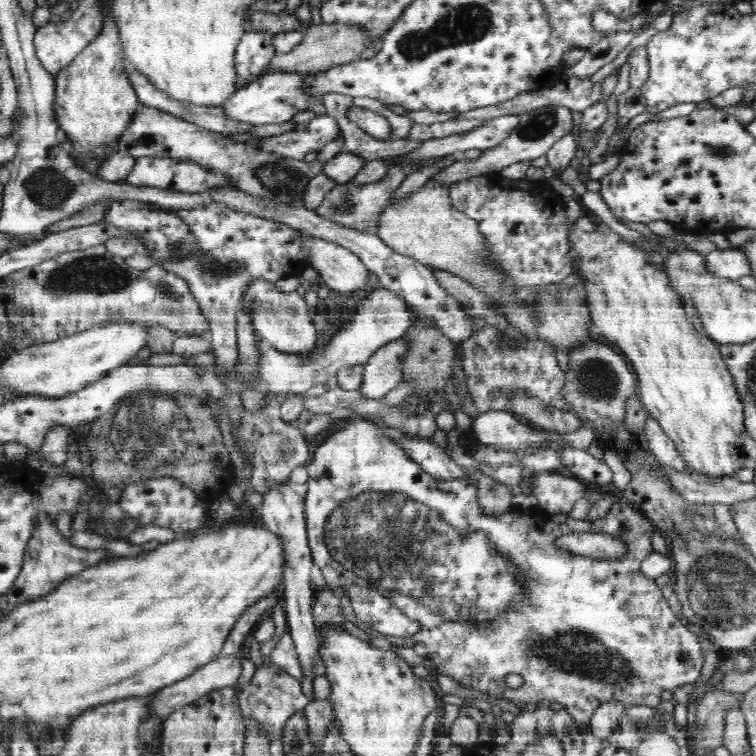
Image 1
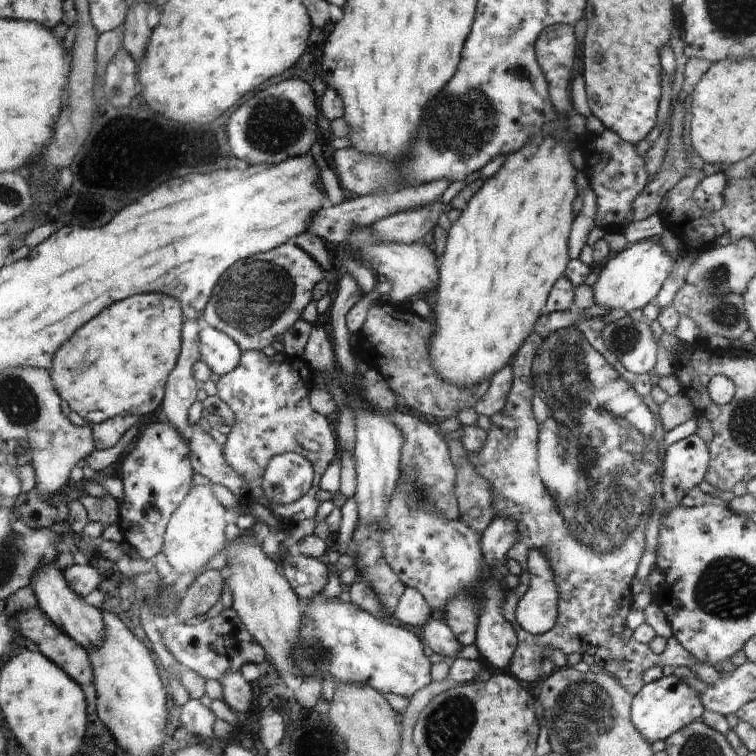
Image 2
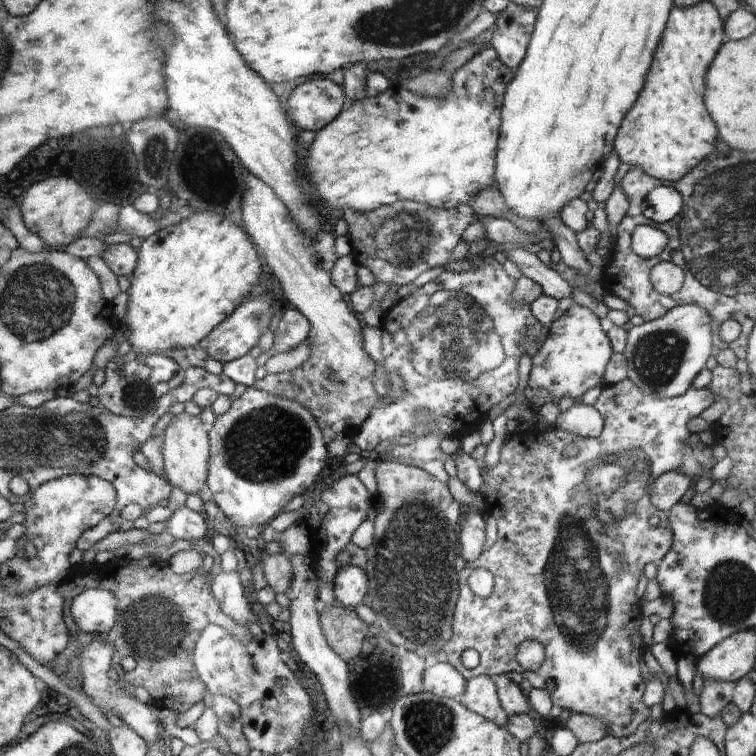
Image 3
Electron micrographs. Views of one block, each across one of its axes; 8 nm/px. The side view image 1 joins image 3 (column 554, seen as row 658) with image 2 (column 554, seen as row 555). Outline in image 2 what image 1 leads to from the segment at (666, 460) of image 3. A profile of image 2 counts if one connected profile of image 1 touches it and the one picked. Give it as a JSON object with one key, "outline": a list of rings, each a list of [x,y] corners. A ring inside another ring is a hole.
{"outline":[[[578,308],[566,309],[562,312],[551,312],[549,314],[541,315],[541,318],[537,321],[536,327],[533,331],[533,337],[527,339],[525,344],[520,348],[516,355],[513,356],[511,362],[512,366],[512,386],[508,394],[506,406],[494,414],[490,418],[492,426],[487,430],[486,440],[484,440],[484,446],[480,448],[480,452],[467,452],[470,456],[470,462],[474,466],[474,470],[484,476],[488,482],[490,482],[490,488],[492,488],[492,498],[494,498],[494,512],[496,516],[500,518],[510,518],[512,522],[516,522],[516,530],[518,530],[518,540],[514,542],[514,546],[511,546],[507,552],[507,558],[513,558],[520,564],[521,573],[519,574],[519,584],[516,588],[512,588],[504,600],[502,600],[502,614],[504,618],[510,622],[514,627],[517,636],[517,647],[514,651],[512,660],[512,666],[509,668],[512,676],[517,676],[518,680],[522,682],[534,682],[540,678],[540,670],[542,670],[542,661],[544,648],[556,648],[560,650],[562,654],[567,657],[570,654],[590,654],[602,668],[602,671],[610,672],[612,676],[617,676],[621,684],[634,696],[641,692],[642,686],[644,686],[644,672],[652,666],[684,666],[690,670],[696,666],[696,664],[702,664],[700,660],[693,653],[688,652],[683,645],[670,636],[667,640],[665,650],[657,655],[648,645],[634,640],[634,638],[626,639],[626,636],[622,636],[622,632],[626,630],[626,616],[630,610],[634,610],[633,600],[638,600],[638,596],[632,593],[632,580],[638,580],[638,572],[642,572],[642,560],[646,560],[646,524],[650,520],[654,510],[656,508],[666,508],[666,500],[664,500],[664,492],[662,492],[662,478],[665,475],[665,462],[666,462],[666,449],[667,445],[663,442],[665,430],[663,429],[661,416],[658,416],[658,406],[651,396],[652,383],[650,375],[639,376],[636,373],[626,370],[622,363],[616,358],[613,352],[608,352],[606,346],[604,346],[604,340],[602,340],[602,330],[604,330],[604,320],[597,318],[586,318],[584,311]],[[532,548],[538,548],[546,554],[548,558],[548,564],[554,572],[554,582],[556,582],[556,588],[558,588],[558,602],[556,602],[556,610],[558,616],[556,618],[556,624],[552,630],[545,632],[541,635],[533,635],[526,632],[518,622],[516,618],[516,608],[519,600],[524,596],[524,593],[529,587],[529,570],[526,564],[529,562],[529,550]]]}

